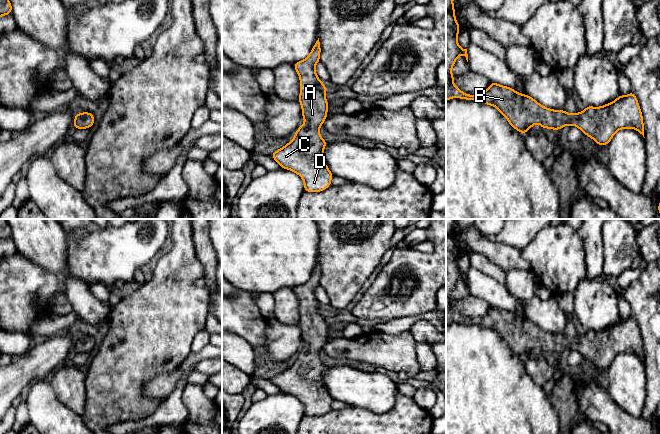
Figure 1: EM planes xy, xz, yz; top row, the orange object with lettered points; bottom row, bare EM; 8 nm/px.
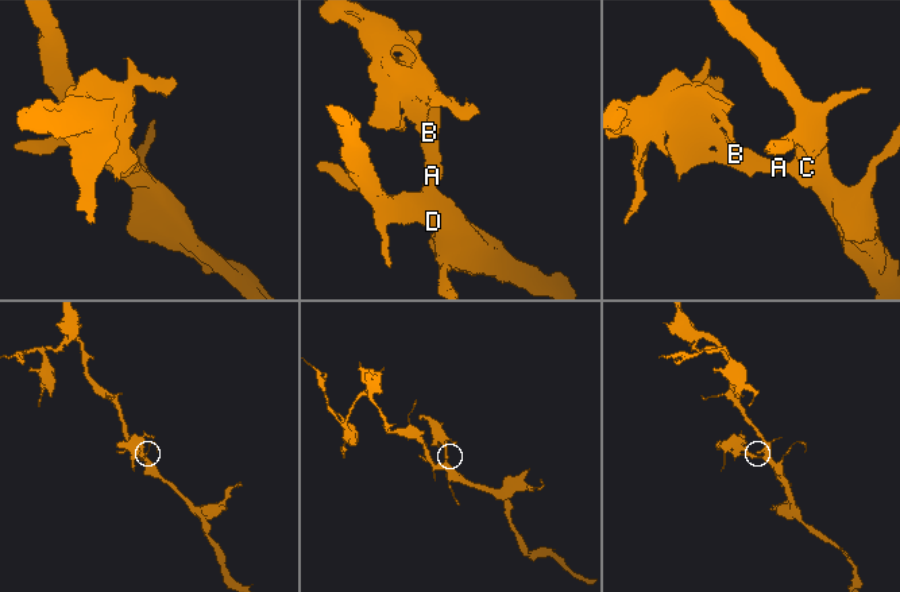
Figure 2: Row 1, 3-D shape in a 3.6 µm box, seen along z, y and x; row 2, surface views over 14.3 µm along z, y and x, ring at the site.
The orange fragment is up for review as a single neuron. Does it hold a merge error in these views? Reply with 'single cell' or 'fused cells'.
single cell

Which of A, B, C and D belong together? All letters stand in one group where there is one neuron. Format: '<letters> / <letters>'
A B C D

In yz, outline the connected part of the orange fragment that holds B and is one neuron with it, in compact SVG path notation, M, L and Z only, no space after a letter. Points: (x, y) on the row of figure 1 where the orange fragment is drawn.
M446 0L446 101L461 98L494 106L507 118L509 124L522 134L539 123L542 129L556 131L566 125L576 125L599 146L608 145L620 129L633 128L644 137L643 116L632 91L626 96L620 94L616 100L604 106L586 106L584 111L575 114L567 113L563 109L546 108L529 95L517 93L513 88L494 82L480 94L463 93L453 84L455 77L451 74L458 56L464 55L468 62L467 49L462 49L457 42L460 25L456 22L455 11L453 0Z

